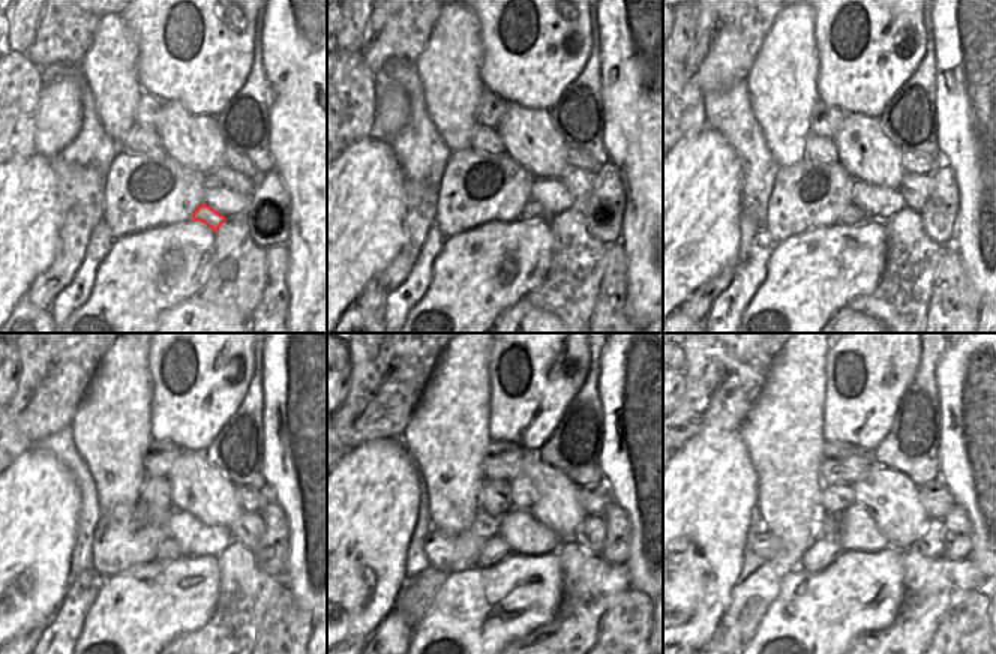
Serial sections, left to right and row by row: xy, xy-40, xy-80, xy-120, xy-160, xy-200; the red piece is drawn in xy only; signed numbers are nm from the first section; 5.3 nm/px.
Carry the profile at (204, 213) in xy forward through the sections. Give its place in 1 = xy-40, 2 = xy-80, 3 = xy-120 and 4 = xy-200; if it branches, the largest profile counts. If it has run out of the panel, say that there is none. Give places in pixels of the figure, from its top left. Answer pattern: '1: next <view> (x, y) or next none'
1: next xy-40 (531, 209)
2: next xy-80 (851, 215)
3: next xy-120 (168, 549)
4: next xy-200 (822, 552)

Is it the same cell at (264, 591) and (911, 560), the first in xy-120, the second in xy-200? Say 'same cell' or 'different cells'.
same cell

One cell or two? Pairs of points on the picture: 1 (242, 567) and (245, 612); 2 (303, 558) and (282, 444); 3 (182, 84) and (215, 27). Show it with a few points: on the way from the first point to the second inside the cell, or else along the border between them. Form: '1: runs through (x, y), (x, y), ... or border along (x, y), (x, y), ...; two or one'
1: runs through (242, 578), (243, 602); one
2: runs through (303, 530), (300, 495), (294, 473); one
3: runs through (189, 71), (206, 41); one

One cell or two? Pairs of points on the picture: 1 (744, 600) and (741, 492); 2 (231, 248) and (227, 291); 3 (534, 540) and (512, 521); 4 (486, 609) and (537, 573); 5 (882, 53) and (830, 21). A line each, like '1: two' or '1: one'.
1: two
2: one
3: one
4: one
5: one

